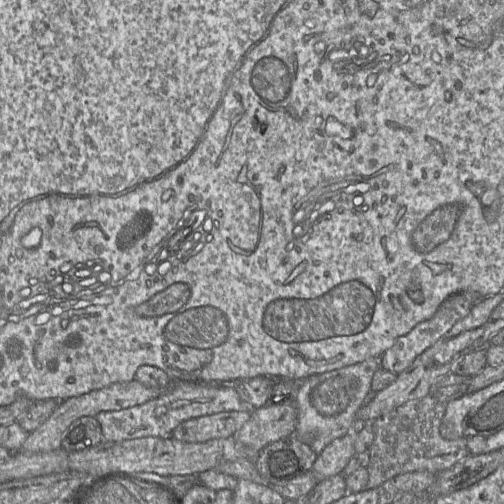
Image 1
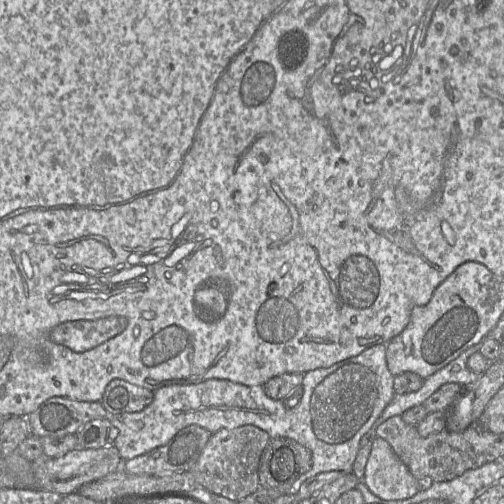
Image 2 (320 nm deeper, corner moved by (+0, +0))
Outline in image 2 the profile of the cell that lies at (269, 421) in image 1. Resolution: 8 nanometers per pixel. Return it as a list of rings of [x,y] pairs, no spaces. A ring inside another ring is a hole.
[[[243,425],[234,429],[221,429],[213,433],[201,452],[195,465],[189,470],[196,487],[202,487],[234,502],[237,502],[260,488],[258,465],[260,456],[270,436],[254,425]]]

